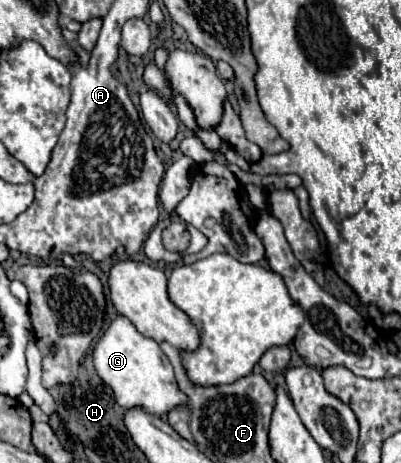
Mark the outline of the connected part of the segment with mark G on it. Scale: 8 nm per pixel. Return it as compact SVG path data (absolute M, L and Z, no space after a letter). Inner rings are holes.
M124 316L112 320L108 330L96 344L94 366L98 376L112 388L116 402L124 410L142 408L148 414L162 416L178 406L188 404L188 396L178 388L172 364L166 358L166 354L160 350L158 342L142 336L136 330L136 326Z

